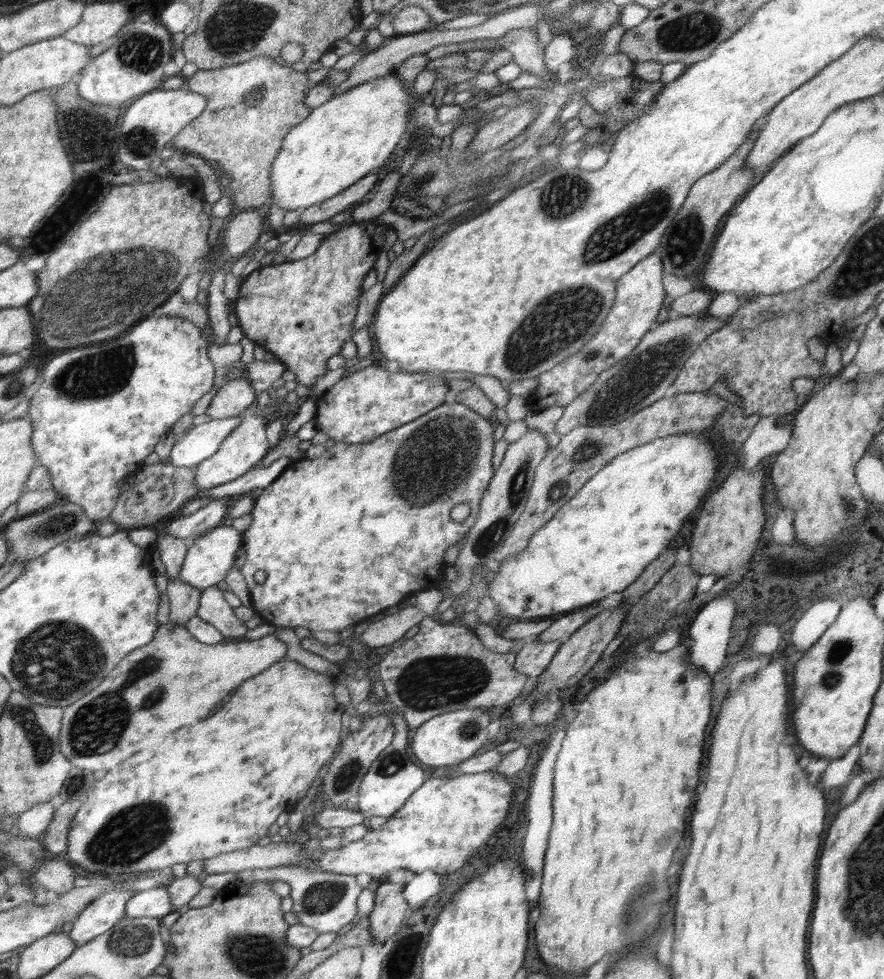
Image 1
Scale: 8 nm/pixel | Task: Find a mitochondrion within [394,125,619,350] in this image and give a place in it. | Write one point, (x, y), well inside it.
(568, 200)

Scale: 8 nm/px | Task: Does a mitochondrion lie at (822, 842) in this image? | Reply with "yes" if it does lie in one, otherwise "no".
no

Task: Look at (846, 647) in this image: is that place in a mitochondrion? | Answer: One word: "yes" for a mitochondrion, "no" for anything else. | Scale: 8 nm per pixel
yes

